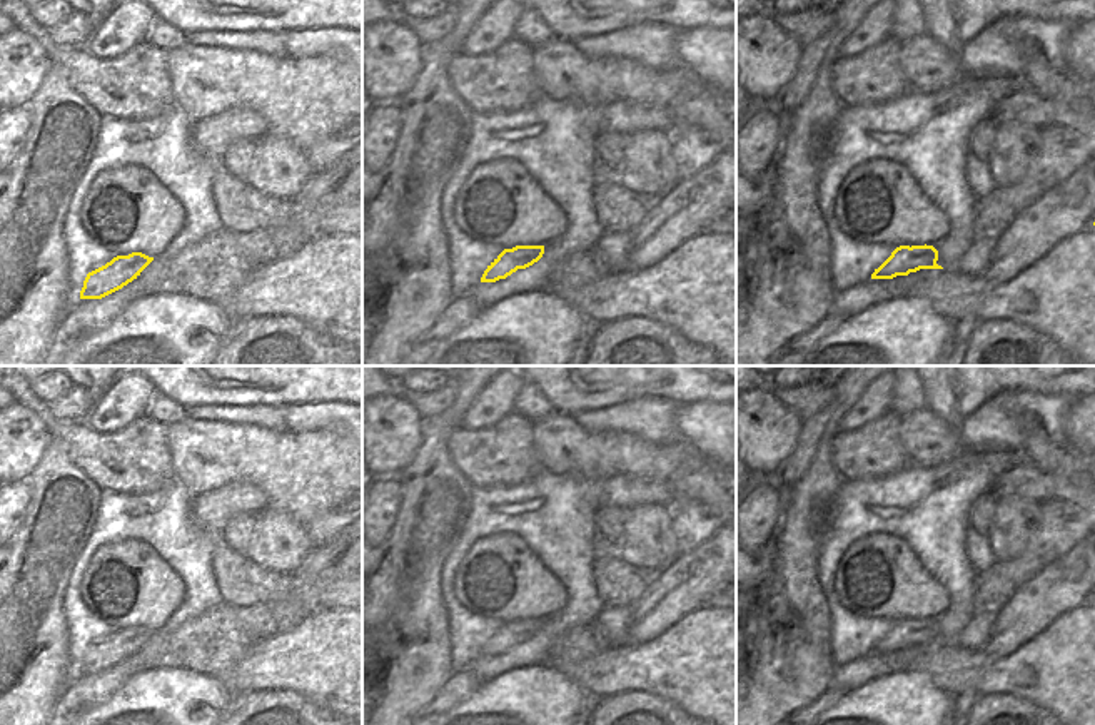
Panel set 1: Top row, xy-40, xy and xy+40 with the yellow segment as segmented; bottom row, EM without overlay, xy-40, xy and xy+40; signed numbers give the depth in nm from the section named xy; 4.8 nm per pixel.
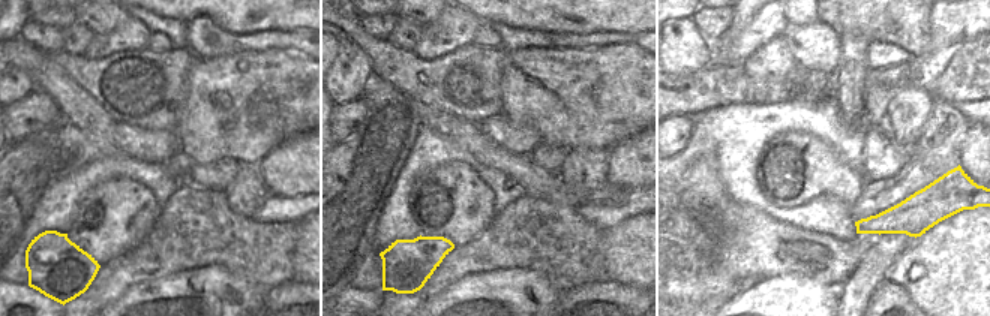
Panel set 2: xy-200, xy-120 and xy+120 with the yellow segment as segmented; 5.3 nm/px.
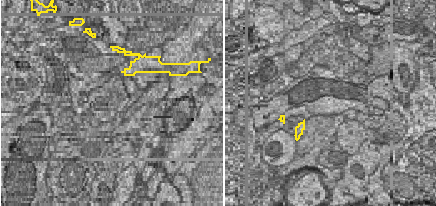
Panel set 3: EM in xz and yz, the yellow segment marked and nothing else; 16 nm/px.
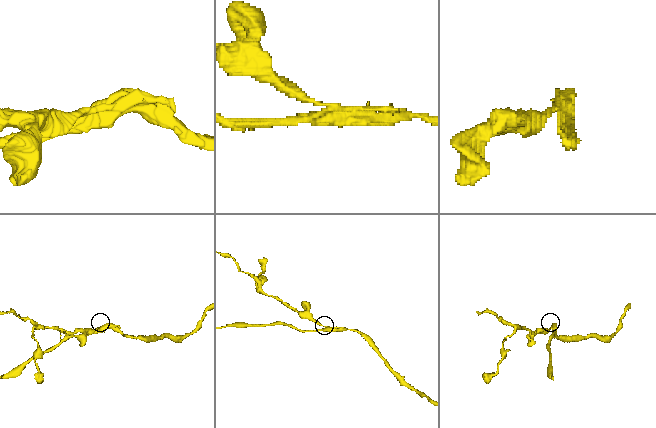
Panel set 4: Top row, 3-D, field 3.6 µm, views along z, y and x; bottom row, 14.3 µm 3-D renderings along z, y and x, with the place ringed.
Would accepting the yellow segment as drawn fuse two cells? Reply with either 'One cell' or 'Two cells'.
Two cells.

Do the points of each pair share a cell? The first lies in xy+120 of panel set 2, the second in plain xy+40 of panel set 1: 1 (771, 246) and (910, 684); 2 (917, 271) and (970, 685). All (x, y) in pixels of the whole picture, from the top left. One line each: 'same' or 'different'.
1: different
2: same

